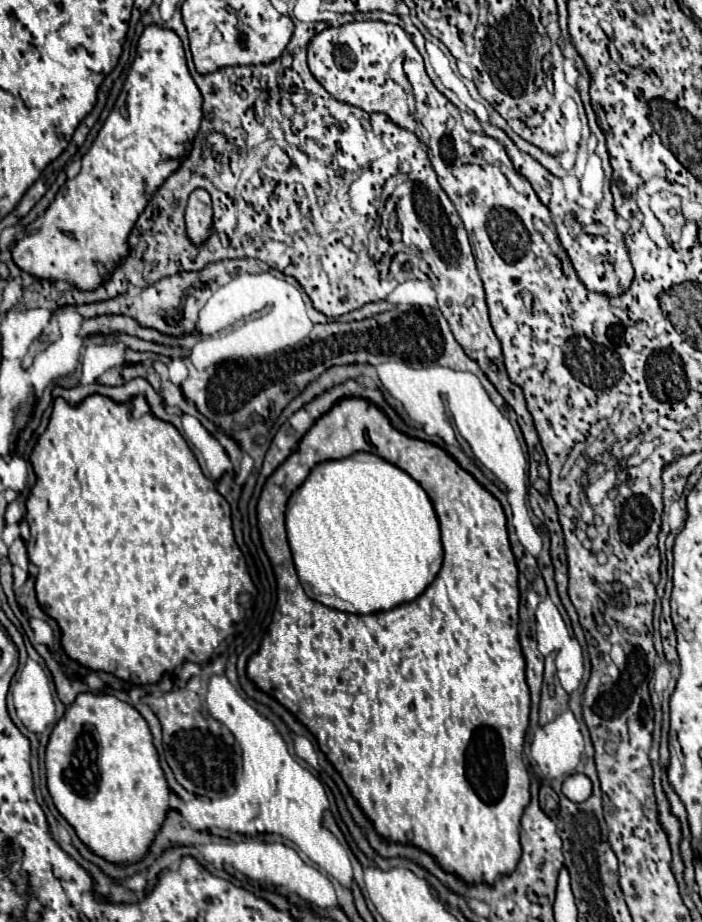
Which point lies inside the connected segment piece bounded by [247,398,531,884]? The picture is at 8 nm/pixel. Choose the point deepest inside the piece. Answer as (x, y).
(423, 710)

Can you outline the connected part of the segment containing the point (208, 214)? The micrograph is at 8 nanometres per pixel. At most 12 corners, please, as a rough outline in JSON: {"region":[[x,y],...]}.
{"region":[[191,192],[185,228],[191,244],[201,246],[211,236],[211,196]]}

